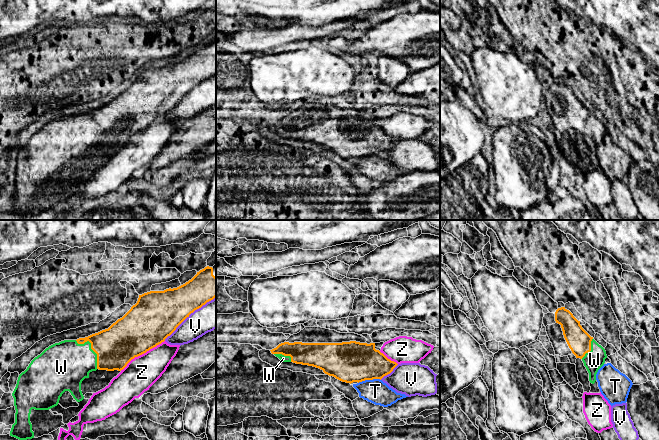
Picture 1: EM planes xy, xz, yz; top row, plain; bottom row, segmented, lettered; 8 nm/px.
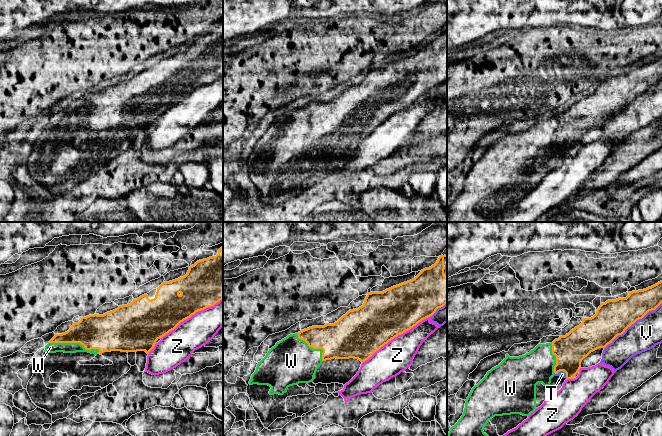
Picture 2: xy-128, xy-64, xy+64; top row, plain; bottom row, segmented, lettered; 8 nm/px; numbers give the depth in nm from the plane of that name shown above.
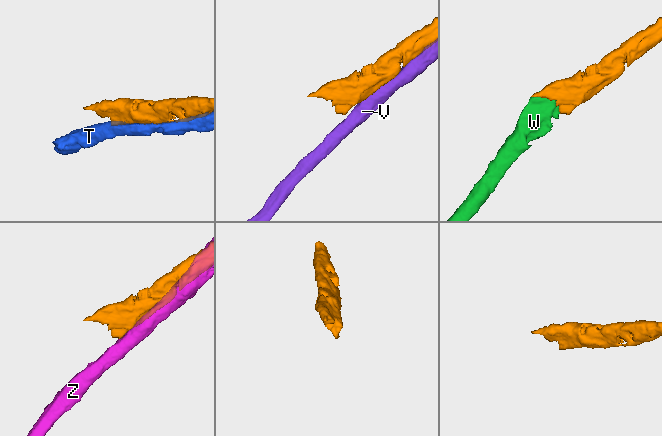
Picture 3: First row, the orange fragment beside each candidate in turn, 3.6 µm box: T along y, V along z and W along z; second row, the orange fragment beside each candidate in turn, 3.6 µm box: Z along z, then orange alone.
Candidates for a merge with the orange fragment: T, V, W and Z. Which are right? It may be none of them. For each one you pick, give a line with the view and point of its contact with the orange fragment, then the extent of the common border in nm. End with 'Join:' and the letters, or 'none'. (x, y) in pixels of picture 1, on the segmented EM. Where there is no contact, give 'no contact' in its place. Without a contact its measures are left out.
W: xy (91, 348) | 300 nm
Join: W

